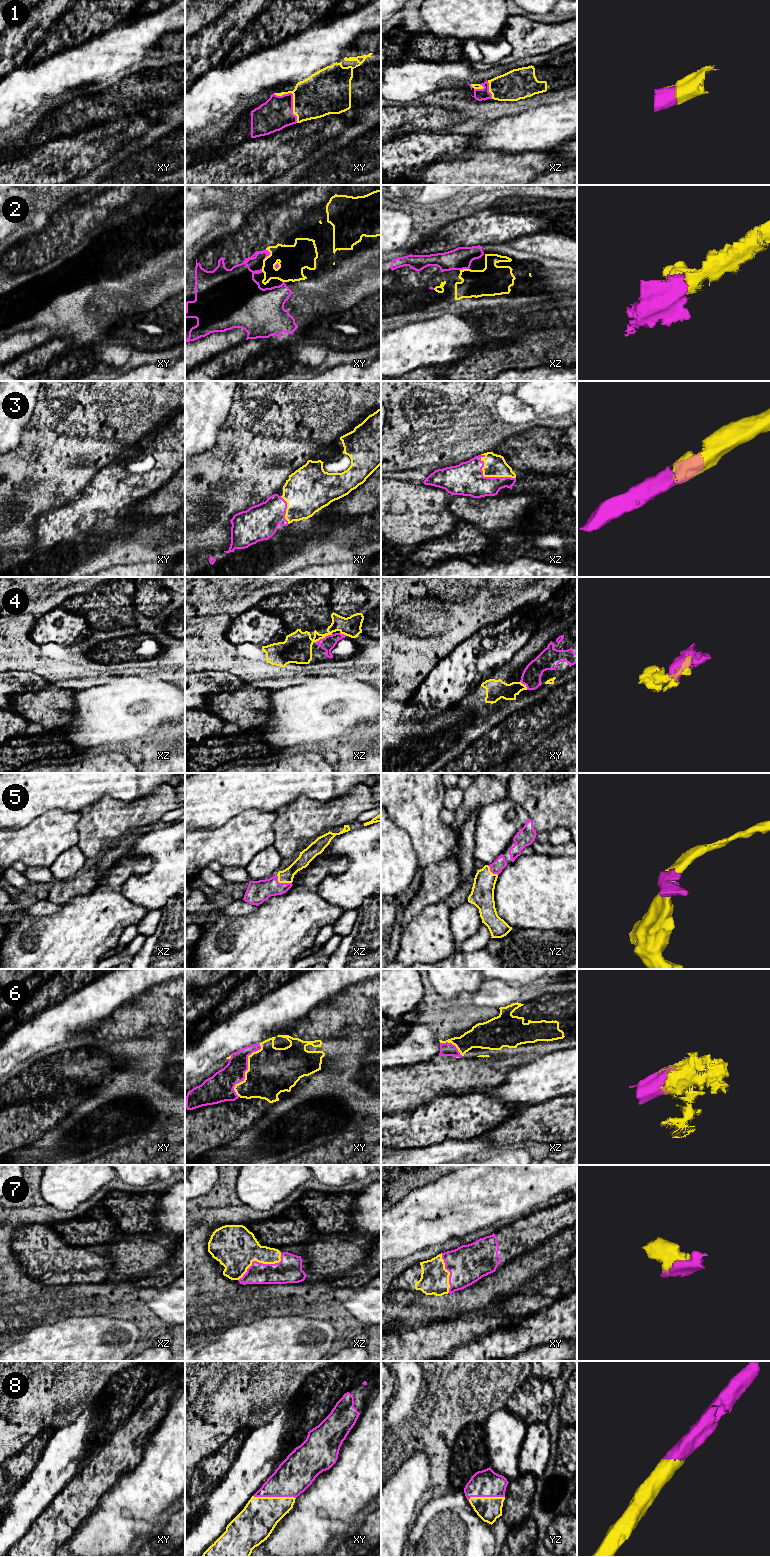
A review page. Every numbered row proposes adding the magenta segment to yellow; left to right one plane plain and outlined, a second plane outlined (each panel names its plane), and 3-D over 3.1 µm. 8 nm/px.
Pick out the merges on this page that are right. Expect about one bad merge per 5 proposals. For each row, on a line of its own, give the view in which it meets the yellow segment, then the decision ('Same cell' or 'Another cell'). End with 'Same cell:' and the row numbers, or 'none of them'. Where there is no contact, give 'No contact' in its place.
1: Touches yellow in xy. Same cell
2: Touches yellow in xy. Same cell
3: Touches yellow in xz. Same cell
4: Touches yellow in xz. Same cell
5: Touches yellow in xz. Same cell
6: Touches yellow in xy. Same cell
7: Touches yellow in xz. Same cell
8: Touches yellow in xy. Same cell
Same cell: 1, 2, 3, 4, 5, 6, 7, 8

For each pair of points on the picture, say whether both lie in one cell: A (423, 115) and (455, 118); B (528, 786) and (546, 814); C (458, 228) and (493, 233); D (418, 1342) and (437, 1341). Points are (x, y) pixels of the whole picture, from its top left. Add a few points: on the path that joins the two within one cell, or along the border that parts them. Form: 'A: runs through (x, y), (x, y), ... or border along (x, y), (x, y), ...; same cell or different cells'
A: runs through (431, 118), (447, 118); same cell
B: runs through (535, 793), (546, 804), (546, 807); same cell
C: runs through (467, 230), (484, 230); same cell
D: runs through (423, 1342), (432, 1342); same cell

